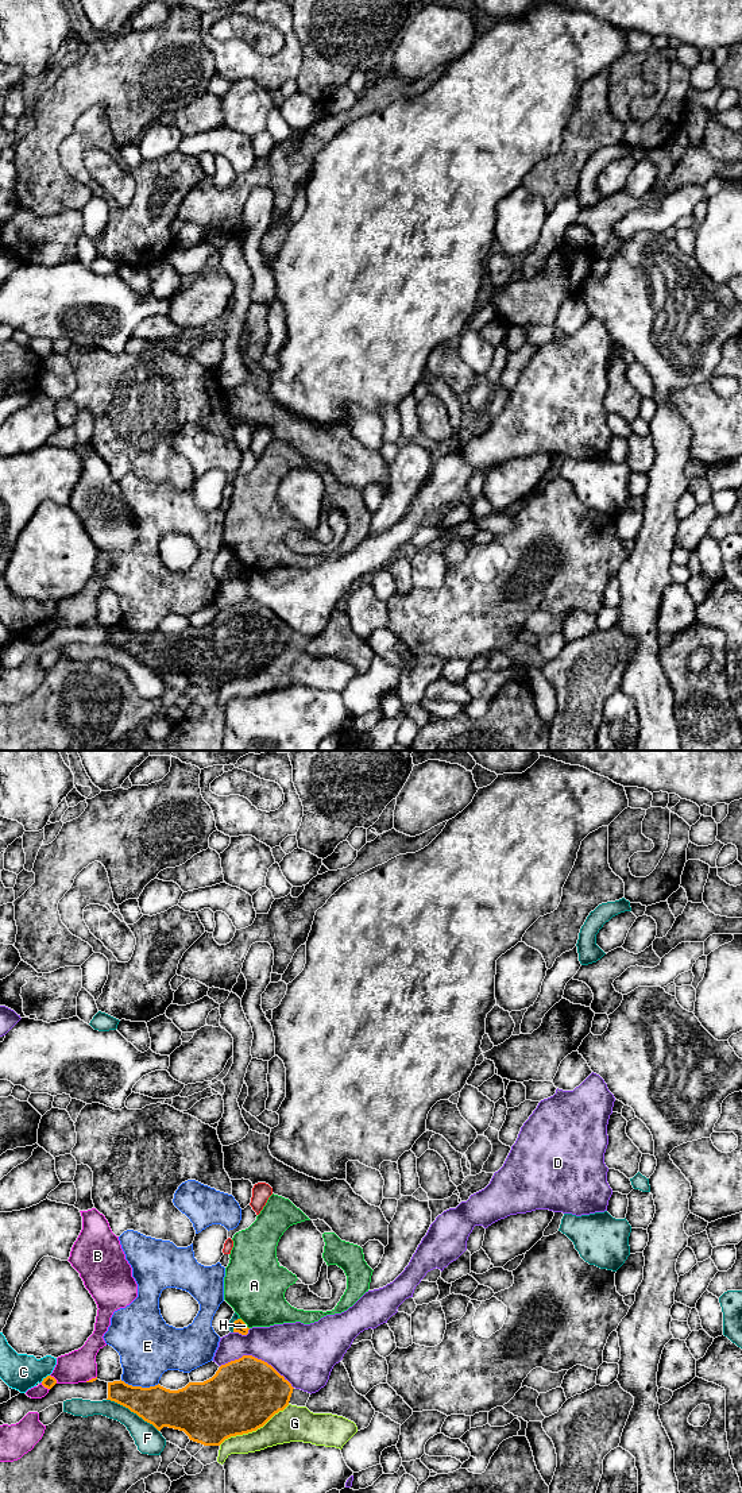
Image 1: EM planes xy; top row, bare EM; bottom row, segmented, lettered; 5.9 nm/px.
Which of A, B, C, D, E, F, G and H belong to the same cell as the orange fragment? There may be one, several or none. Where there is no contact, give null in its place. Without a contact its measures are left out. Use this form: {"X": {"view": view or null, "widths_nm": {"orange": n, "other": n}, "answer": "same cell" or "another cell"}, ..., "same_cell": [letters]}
{"A": {"view": "xy", "widths_nm": {"orange": 70, "other": 360}, "answer": "another cell"}, "B": {"view": "xy", "widths_nm": {"orange": 70, "other": 190}, "answer": "another cell"}, "C": {"view": "xy", "widths_nm": {"orange": 70, "other": 220}, "answer": "another cell"}, "D": {"view": "xy", "widths_nm": {"orange": 420, "other": 340}, "answer": "another cell"}, "E": {"view": "xy", "widths_nm": {"orange": 240, "other": 360}, "answer": "another cell"}, "F": {"view": "xy", "widths_nm": {"orange": 240, "other": 160}, "answer": "another cell"}, "G": {"view": "xy", "widths_nm": {"orange": 420, "other": 220}, "answer": "another cell"}, "H": {"view": "xy", "widths_nm": {"orange": 70, "other": 20}, "answer": "another cell"}, "same_cell": []}

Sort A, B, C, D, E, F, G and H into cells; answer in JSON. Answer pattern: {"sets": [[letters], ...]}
{"sets": [["A"], ["B", "F"], ["C"], ["D"], ["E"], ["G"], ["H"]]}

